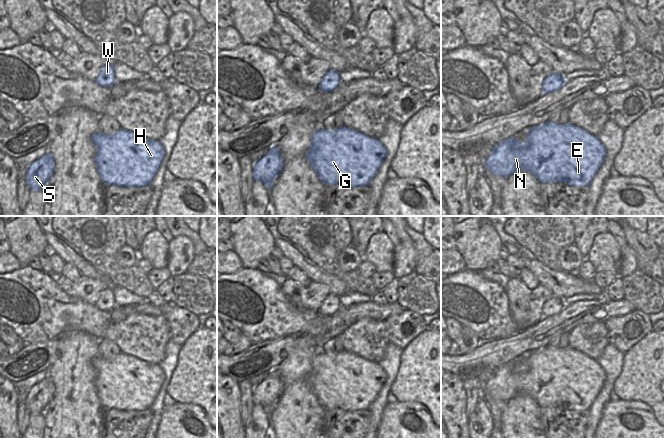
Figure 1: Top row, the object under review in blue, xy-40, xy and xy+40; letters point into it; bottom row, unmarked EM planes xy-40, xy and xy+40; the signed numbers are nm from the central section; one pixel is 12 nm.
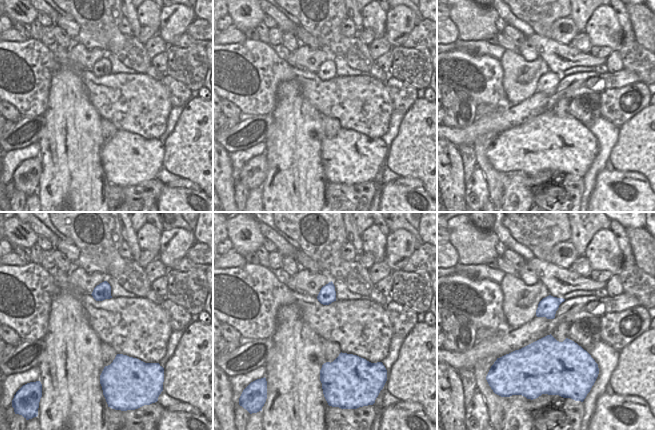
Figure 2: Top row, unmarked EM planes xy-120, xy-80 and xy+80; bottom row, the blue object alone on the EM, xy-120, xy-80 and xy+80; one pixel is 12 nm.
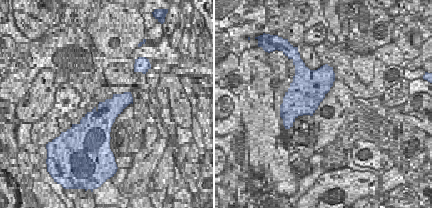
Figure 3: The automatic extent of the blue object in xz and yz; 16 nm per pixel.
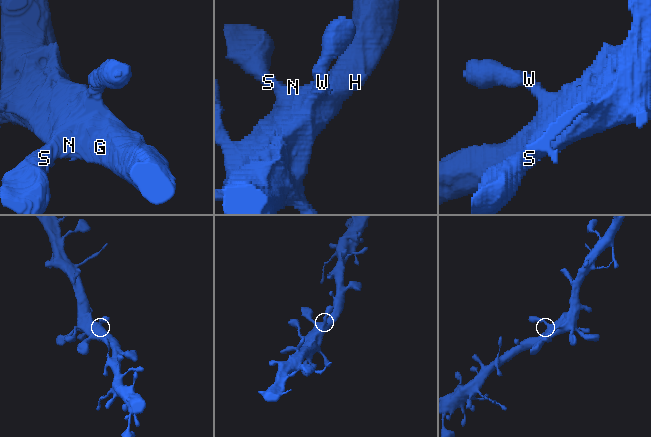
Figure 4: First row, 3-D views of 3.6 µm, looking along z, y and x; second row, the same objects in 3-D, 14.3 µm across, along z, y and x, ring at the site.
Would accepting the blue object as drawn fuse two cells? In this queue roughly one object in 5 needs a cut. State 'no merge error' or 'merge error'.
no merge error

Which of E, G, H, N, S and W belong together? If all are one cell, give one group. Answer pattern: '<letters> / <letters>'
E G H N S W

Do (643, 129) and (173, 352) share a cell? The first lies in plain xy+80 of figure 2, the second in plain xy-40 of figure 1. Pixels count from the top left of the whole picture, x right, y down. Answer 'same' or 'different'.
different

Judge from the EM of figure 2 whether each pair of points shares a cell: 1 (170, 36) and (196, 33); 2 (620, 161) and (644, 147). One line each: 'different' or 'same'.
1: different
2: same

